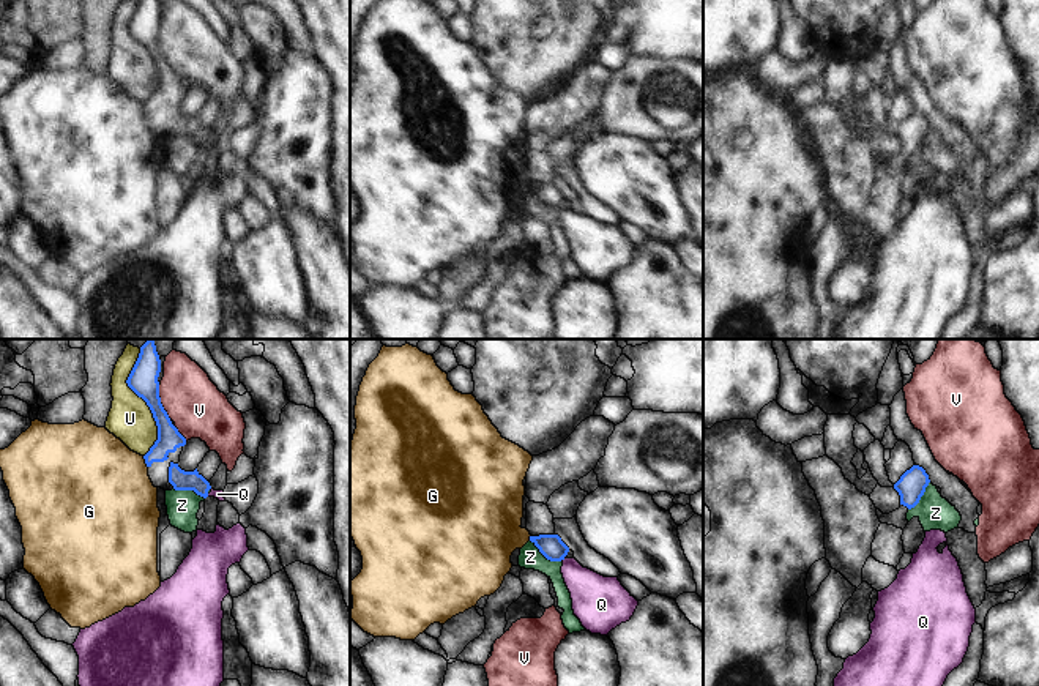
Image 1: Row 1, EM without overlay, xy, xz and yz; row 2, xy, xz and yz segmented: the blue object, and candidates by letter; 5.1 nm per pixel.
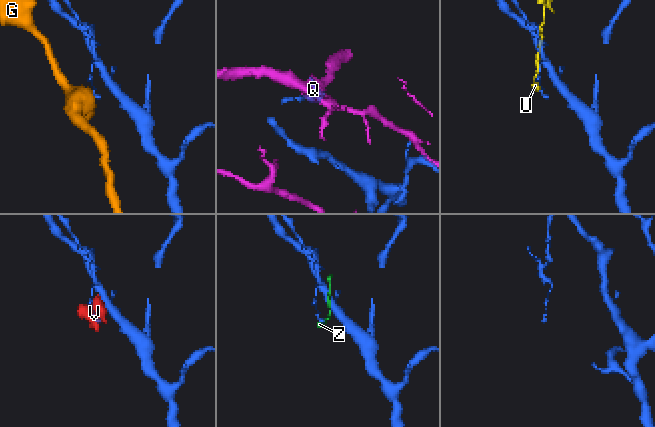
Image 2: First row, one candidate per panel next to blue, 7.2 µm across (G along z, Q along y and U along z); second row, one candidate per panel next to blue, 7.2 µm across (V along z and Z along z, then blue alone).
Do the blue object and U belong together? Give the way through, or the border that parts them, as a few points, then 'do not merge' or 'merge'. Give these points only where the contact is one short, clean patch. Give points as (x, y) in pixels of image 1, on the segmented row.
do not merge

